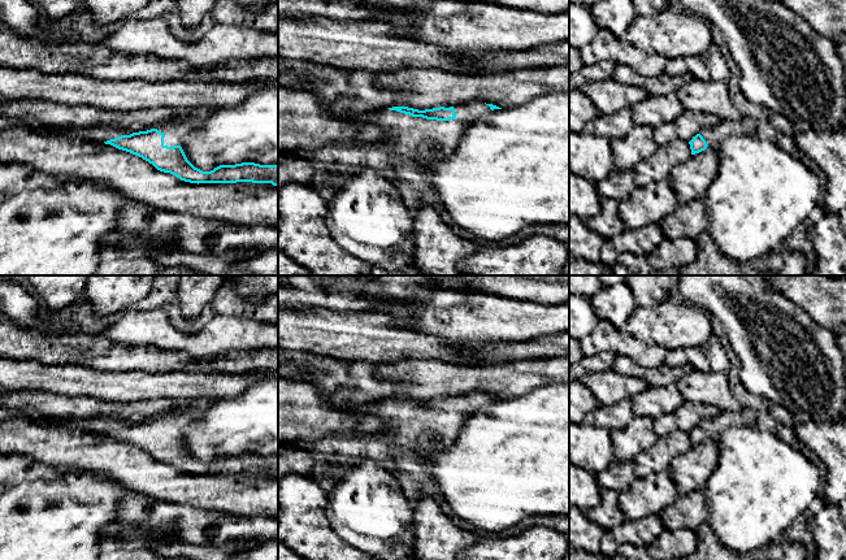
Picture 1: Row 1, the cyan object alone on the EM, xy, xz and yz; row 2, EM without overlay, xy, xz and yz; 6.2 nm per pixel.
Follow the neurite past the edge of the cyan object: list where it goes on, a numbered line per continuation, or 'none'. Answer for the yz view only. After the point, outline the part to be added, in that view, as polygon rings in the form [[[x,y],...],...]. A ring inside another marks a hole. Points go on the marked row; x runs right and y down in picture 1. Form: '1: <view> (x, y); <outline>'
1: yz (714, 137); [[[742,117],[738,121],[720,122],[715,127],[707,127],[699,133],[708,147],[717,148],[724,139],[732,135],[756,135],[756,121],[752,117]]]

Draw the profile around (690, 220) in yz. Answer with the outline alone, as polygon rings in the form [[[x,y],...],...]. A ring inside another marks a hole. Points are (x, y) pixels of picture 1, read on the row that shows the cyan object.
[[[702,199],[678,205],[659,223],[664,238],[677,240],[681,238],[695,239],[708,229],[708,218]]]

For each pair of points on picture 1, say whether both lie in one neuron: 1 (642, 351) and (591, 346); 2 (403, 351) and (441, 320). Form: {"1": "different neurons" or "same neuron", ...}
{"1": "same neuron", "2": "different neurons"}

